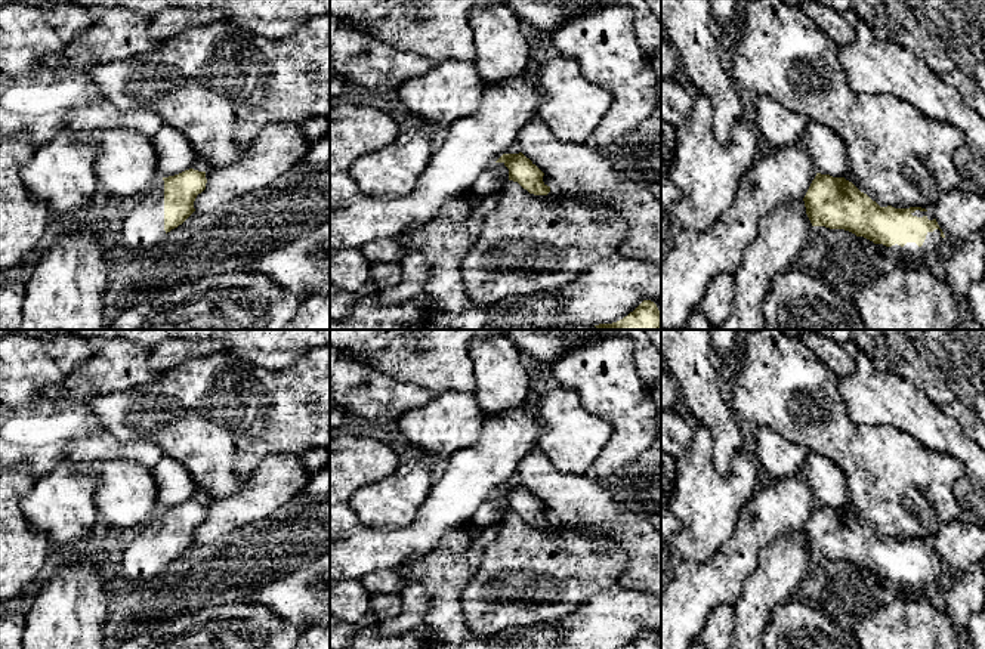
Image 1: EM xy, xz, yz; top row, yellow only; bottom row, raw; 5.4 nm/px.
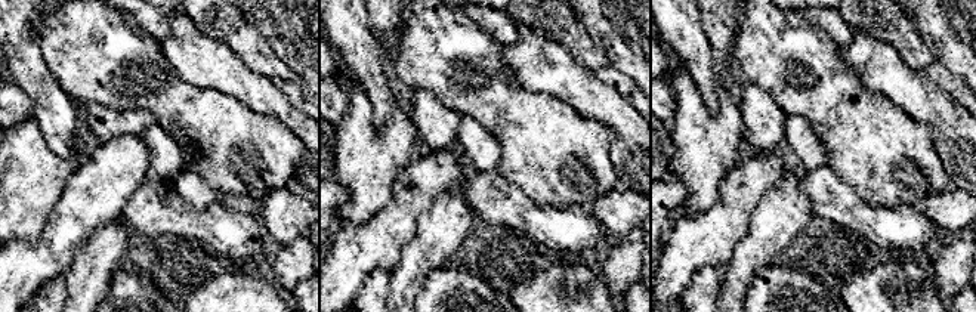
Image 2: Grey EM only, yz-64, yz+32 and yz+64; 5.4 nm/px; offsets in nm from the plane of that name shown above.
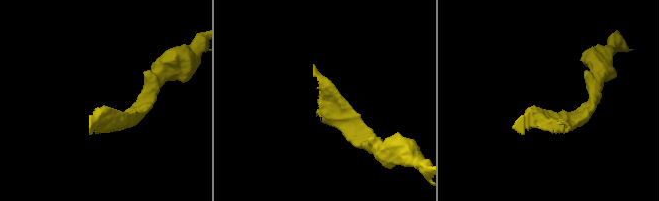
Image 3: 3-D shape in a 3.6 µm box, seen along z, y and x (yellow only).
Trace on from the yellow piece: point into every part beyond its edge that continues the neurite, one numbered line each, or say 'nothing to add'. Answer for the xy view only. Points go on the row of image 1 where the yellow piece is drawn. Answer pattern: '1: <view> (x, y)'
1: xy (141, 225)

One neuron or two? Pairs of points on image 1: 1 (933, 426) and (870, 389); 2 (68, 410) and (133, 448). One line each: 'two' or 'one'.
1: one
2: one

